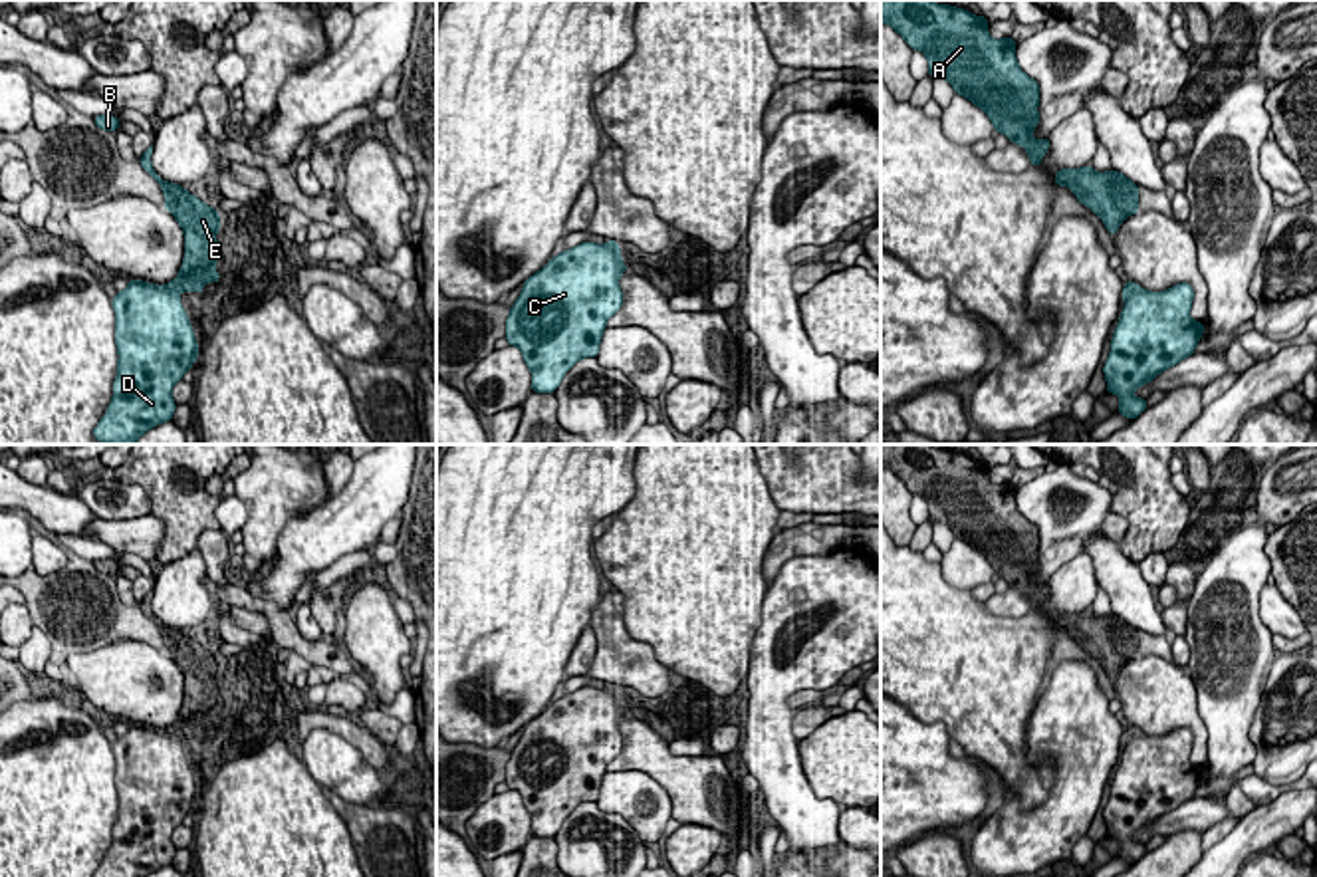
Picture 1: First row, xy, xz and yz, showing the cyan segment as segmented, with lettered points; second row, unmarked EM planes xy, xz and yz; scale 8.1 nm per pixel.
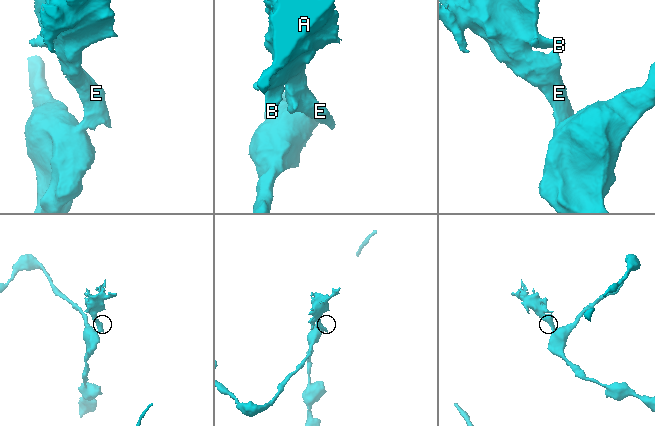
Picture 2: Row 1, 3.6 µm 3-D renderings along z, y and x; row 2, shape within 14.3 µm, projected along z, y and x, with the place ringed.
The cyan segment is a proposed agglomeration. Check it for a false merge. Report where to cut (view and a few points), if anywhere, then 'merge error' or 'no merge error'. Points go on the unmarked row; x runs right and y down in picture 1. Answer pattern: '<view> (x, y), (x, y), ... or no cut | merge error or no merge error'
xy (161, 731), (175, 741) | merge error

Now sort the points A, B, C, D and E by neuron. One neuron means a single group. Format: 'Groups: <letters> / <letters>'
Groups: A B E / C D

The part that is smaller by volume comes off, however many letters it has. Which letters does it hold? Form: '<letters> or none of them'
A, B, E

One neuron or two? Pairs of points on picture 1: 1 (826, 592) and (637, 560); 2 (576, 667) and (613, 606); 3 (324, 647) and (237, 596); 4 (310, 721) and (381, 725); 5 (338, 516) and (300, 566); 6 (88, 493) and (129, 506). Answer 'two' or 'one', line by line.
1: two
2: two
3: one
4: two
5: one
6: one

